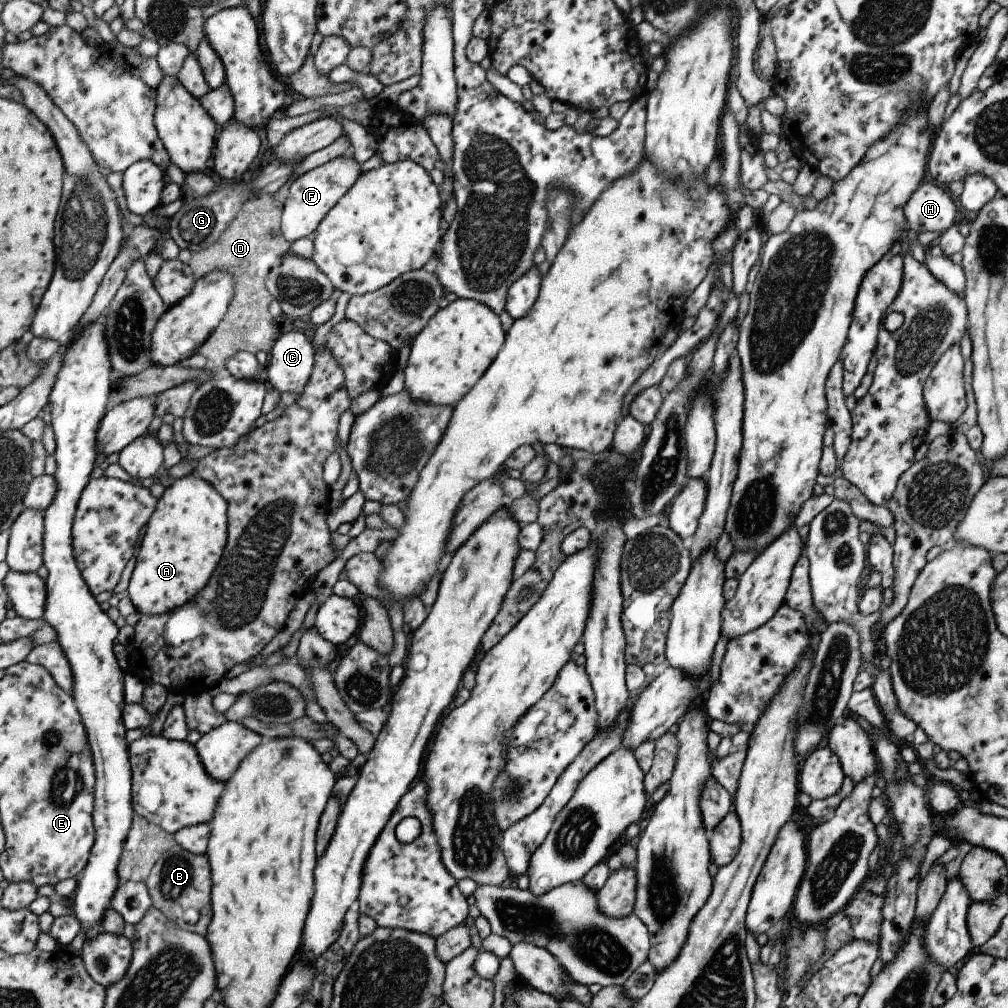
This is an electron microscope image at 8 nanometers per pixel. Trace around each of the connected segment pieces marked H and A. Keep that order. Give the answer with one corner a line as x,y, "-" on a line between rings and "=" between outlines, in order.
921,182
918,188
912,192
906,206
904,206
904,216
906,216
907,228
913,235
919,235
921,232
944,232
956,221
956,204
950,198
950,194
940,188
939,185
932,182
=
193,473
176,479
158,499
140,544
127,588
136,610
142,615
160,615
190,602
208,584
226,544
227,503
222,495

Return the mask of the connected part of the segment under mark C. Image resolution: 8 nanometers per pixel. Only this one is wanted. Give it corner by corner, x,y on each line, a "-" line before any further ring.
287,332
274,342
268,369
268,387
280,394
292,392
300,395
308,384
314,364
315,347
302,332

